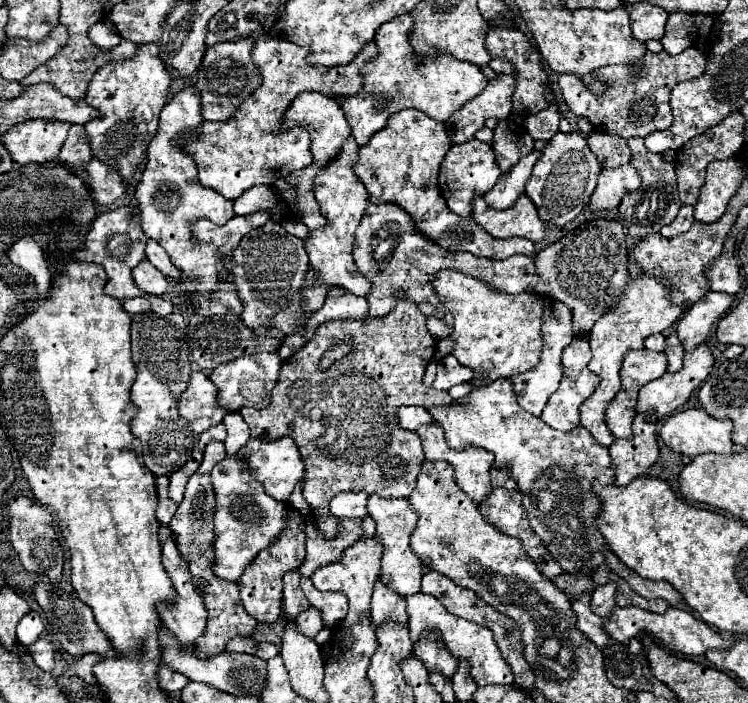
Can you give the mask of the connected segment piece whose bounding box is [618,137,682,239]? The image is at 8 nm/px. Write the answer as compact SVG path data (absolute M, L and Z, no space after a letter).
M632 137L628 139L628 147L632 151L630 163L636 167L636 171L640 173L642 185L638 191L626 195L618 207L618 215L622 225L628 229L628 233L634 239L644 239L652 233L658 233L660 227L672 223L678 215L680 209L680 199L678 199L678 185L676 185L676 173L674 173L674 163L666 163L662 161L662 155L654 155L650 151L646 151L644 147L644 139L640 137Z

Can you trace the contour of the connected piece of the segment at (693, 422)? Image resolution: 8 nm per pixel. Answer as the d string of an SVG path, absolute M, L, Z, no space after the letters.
M686 409L666 419L660 437L676 453L696 457L698 453L732 453L732 423L718 421L704 409Z

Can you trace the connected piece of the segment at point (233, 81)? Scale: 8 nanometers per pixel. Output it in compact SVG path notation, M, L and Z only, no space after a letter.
M240 39L240 41L226 41L208 47L202 65L196 75L196 87L202 97L202 115L208 121L228 121L234 117L238 107L244 99L250 97L252 89L258 89L260 75L256 71L256 65L250 57L252 39Z

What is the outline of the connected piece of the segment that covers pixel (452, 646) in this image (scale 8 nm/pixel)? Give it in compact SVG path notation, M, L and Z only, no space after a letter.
M422 591L406 597L406 603L408 603L406 611L408 611L408 617L410 617L408 629L410 629L410 639L414 643L418 643L426 633L438 633L442 637L446 649L456 659L466 661L470 665L470 675L478 685L482 685L482 687L484 685L510 685L514 681L512 679L512 669L502 659L490 629L452 615L450 611L446 611L446 607L442 607L442 603L434 595L428 595L428 593L422 593Z

